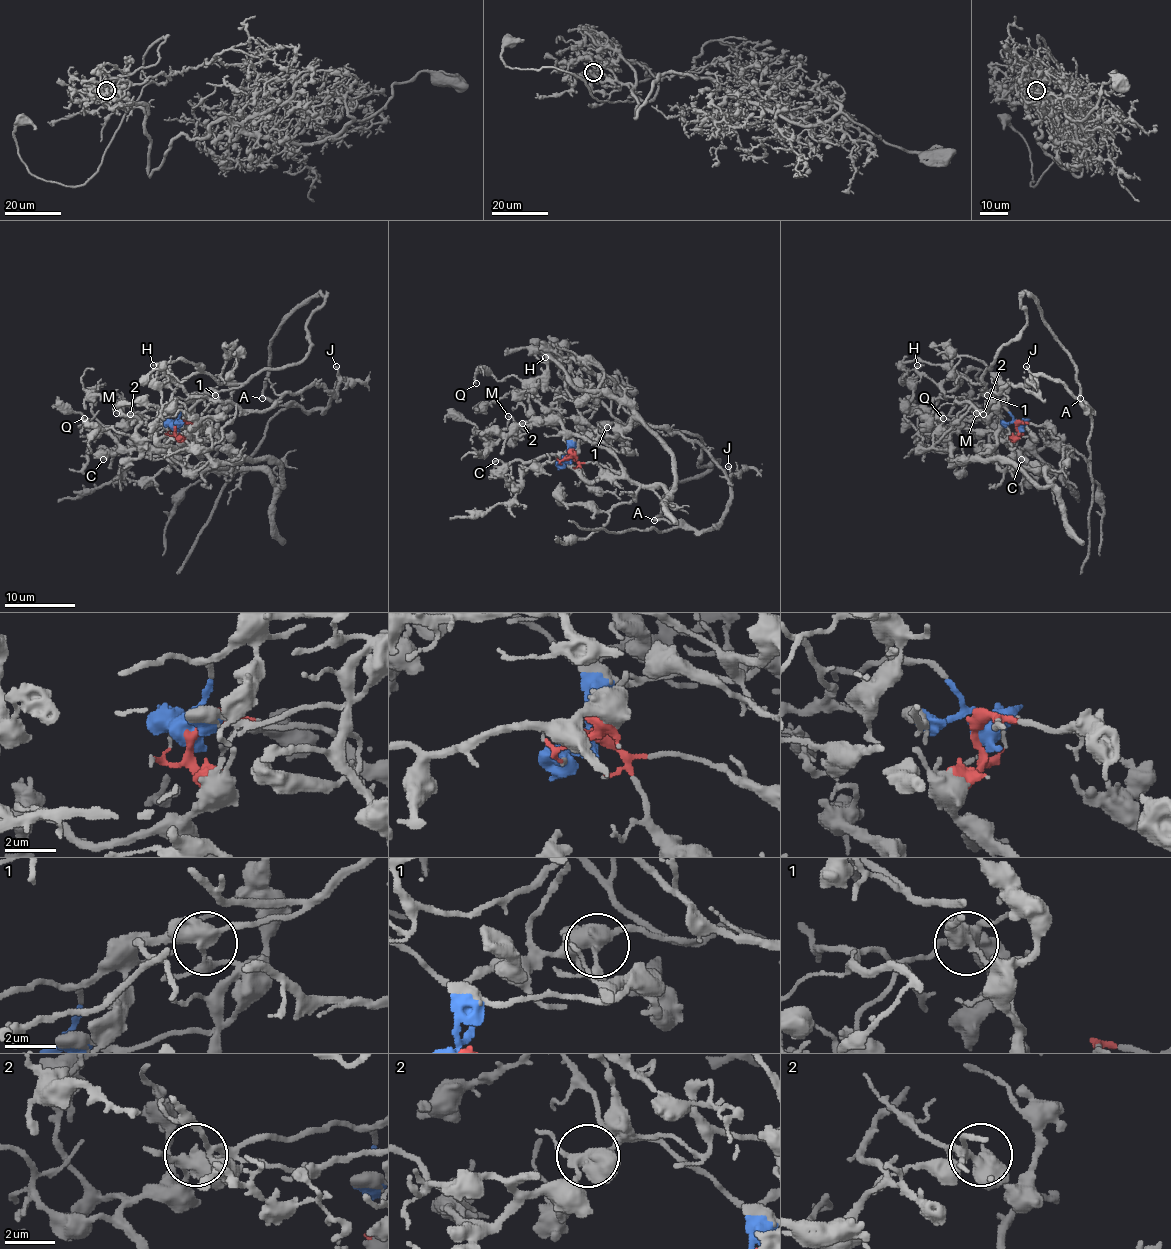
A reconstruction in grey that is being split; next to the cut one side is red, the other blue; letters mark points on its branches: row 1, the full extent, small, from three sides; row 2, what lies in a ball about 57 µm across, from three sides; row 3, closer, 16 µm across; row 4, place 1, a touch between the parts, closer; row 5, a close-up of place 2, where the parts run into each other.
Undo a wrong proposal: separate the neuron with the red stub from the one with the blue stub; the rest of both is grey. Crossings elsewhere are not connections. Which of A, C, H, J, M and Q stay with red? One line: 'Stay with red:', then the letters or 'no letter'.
Stay with red: C, Q

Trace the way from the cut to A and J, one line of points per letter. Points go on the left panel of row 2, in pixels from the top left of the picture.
A: (176, 427), (179, 407), (197, 395), (295, 365), (311, 347), (306, 328), (322, 295), (273, 339), (262, 398)
J: (176, 427), (179, 407), (195, 395), (264, 411), (287, 393), (311, 384), (332, 393), (336, 367)

